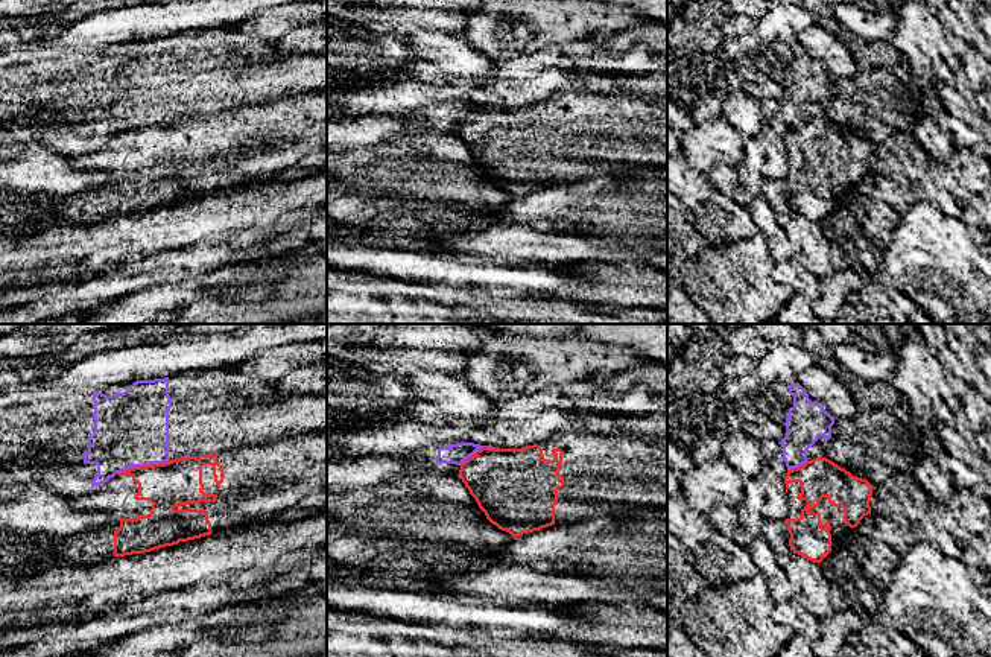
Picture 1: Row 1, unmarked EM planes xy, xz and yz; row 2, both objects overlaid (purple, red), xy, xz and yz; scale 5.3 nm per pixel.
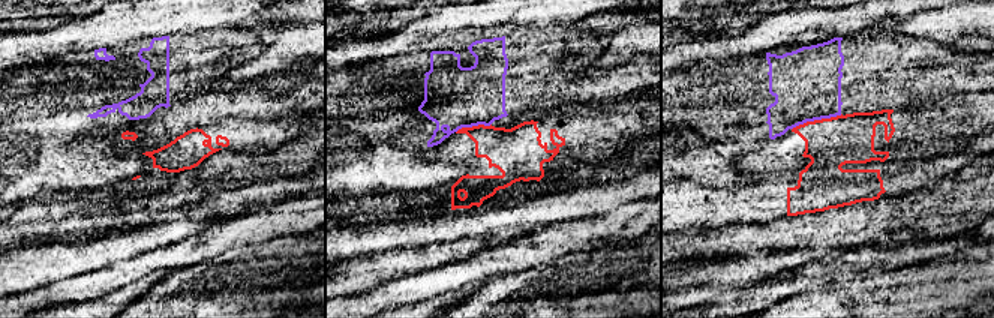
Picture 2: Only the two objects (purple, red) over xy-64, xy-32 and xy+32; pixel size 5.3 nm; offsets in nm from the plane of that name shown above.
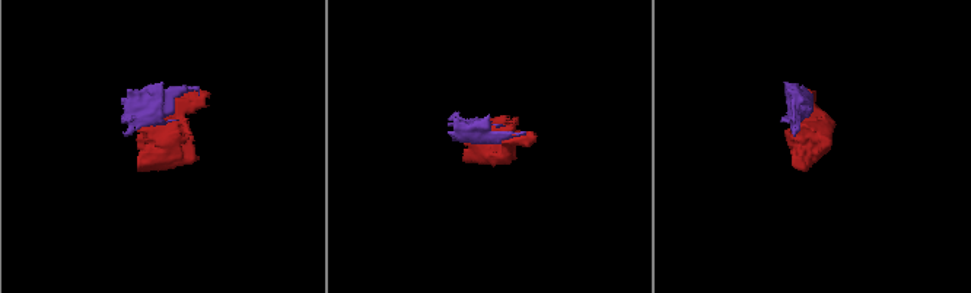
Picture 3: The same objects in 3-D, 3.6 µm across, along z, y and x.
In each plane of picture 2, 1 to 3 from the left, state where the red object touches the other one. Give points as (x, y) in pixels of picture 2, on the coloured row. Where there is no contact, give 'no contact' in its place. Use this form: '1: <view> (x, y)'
1: no contact
2: xy-32 (473, 125)
3: xy+32 (816, 119)

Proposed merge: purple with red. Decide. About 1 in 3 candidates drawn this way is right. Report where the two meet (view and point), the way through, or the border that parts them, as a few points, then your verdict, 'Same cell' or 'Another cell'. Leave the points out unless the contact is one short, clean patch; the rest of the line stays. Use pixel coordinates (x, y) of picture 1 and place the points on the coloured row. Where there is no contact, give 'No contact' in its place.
Touches purple at xy (142, 466). Another cell

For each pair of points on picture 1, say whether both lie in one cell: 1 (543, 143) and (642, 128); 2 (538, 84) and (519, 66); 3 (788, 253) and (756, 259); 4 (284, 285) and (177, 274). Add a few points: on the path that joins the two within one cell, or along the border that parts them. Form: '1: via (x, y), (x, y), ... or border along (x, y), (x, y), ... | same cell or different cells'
1: via (567, 143), (588, 143), (604, 130), (617, 130) | same cell
2: border along (566, 69), (544, 69), (526, 79), (496, 75) | different cells
3: border along (766, 242), (775, 260) | different cells
4: border along (213, 271), (163, 283) | different cells

